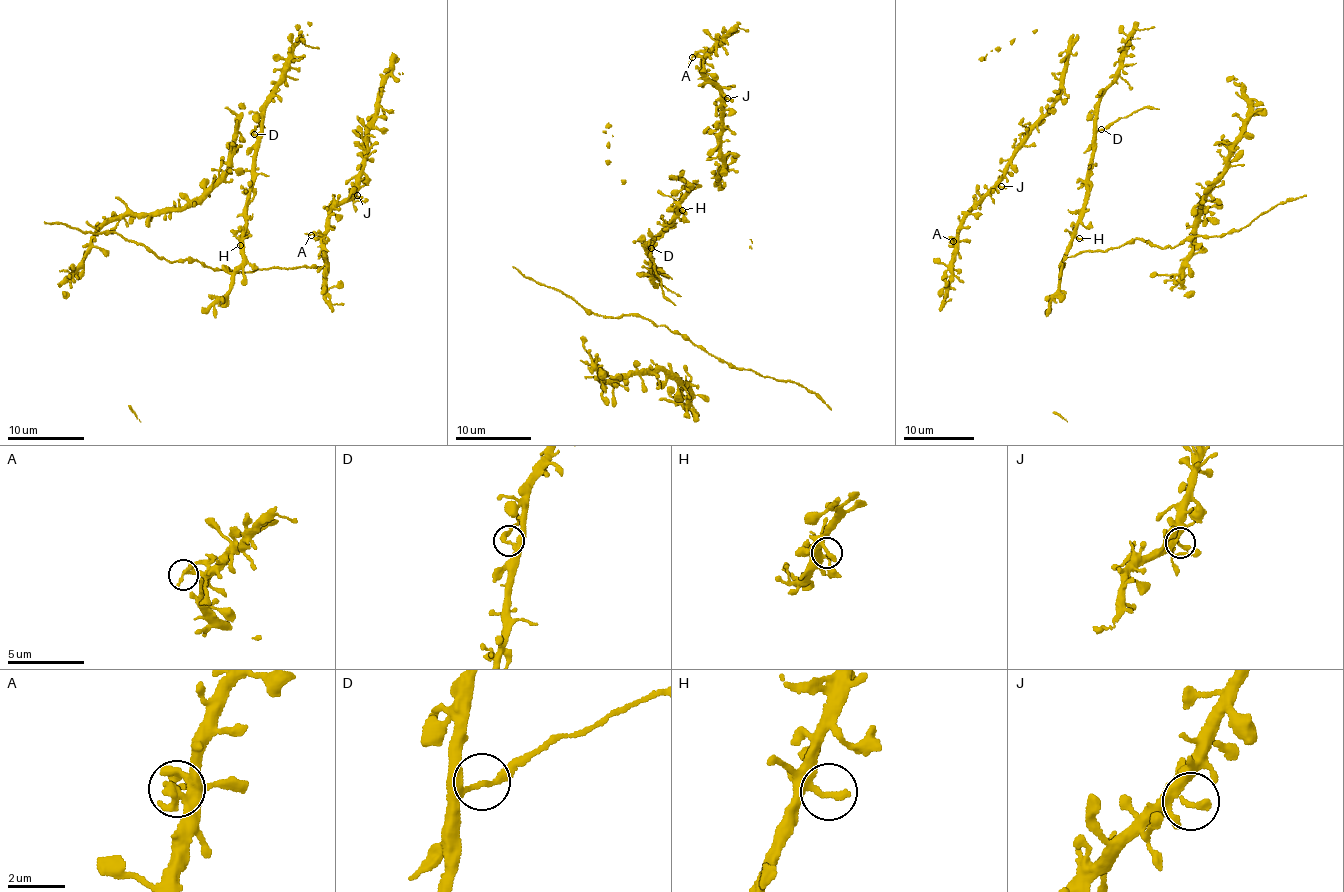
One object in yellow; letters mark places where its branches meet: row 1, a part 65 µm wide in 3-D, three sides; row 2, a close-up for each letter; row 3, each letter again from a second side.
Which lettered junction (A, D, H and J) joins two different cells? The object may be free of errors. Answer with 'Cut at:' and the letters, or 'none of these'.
Cut at: D

